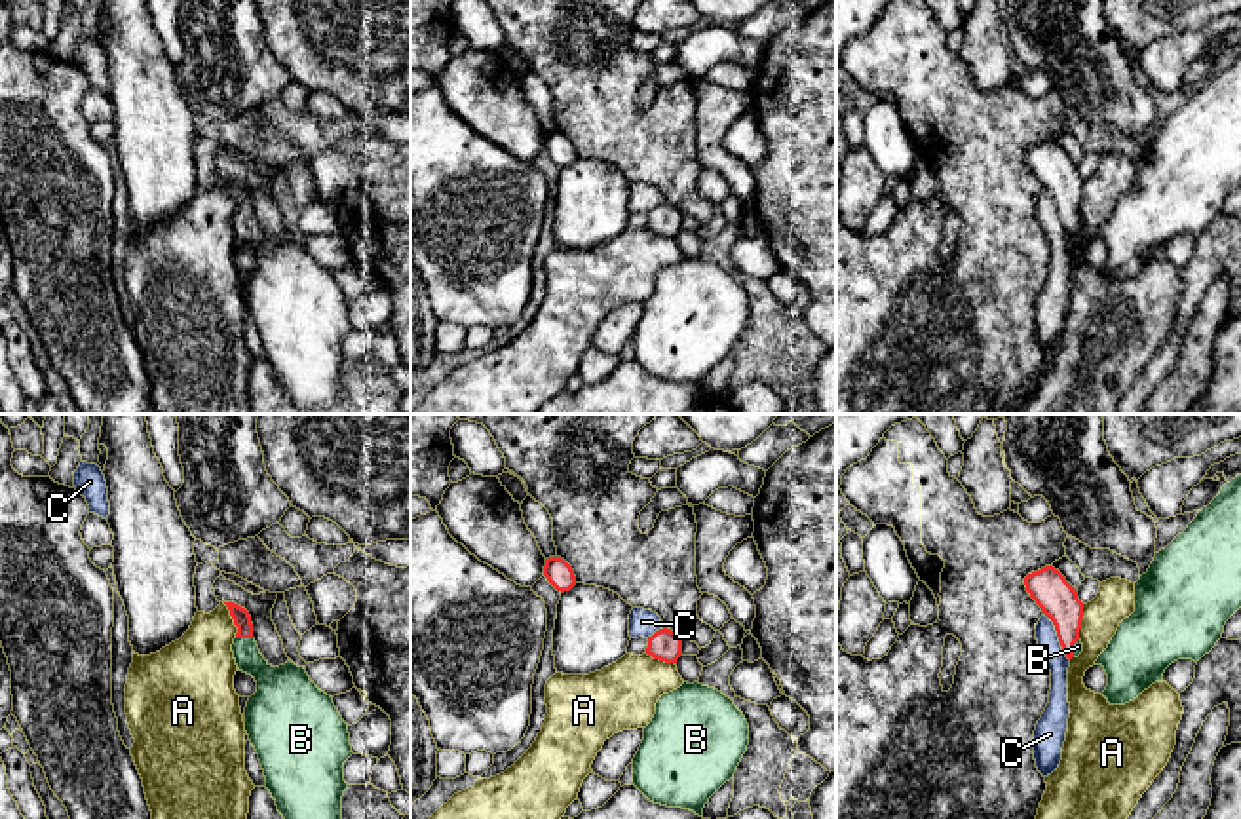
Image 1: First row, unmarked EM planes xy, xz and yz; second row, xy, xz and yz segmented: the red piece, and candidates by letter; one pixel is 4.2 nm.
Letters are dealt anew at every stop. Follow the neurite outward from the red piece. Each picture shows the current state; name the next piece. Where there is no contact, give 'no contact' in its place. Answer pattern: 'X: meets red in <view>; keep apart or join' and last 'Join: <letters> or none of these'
A: meets red in xy; keep apart
B: meets red in xy; join
C: meets red in yz; keep apart
Join: B

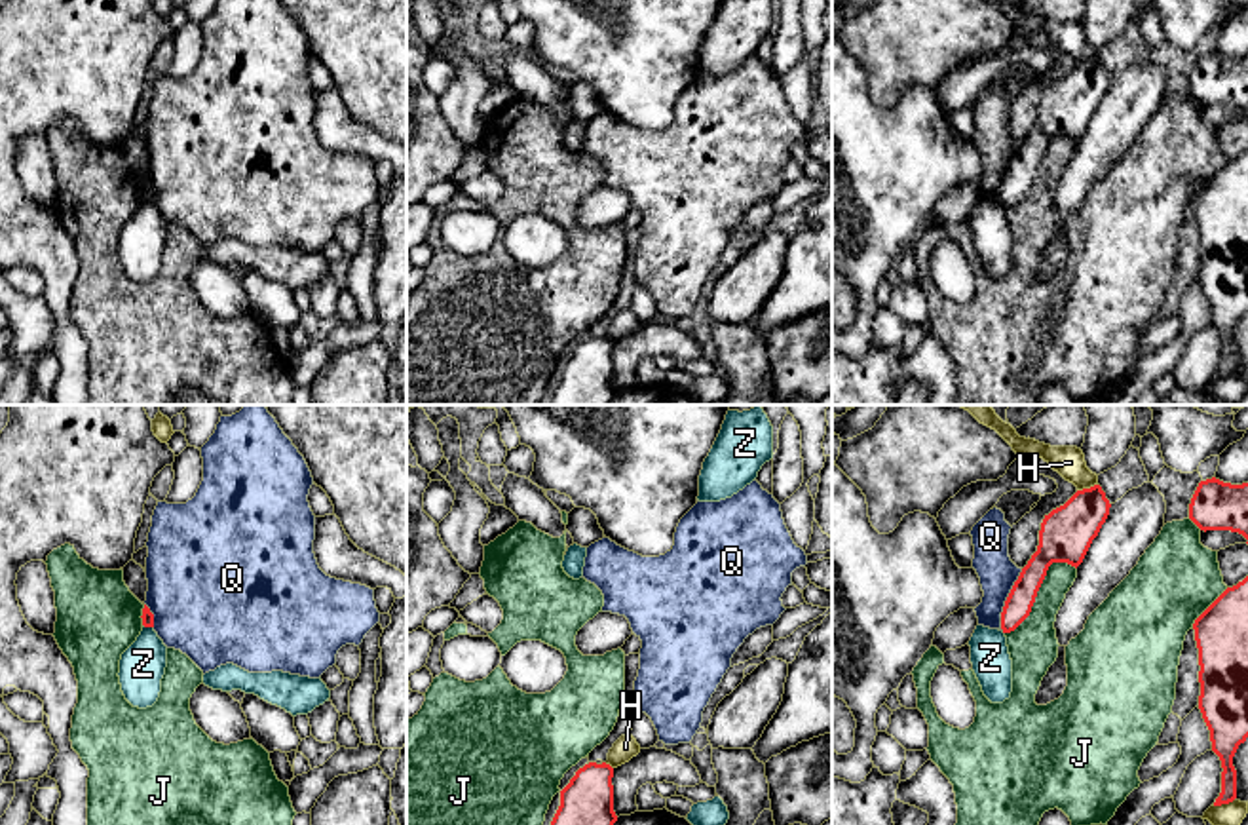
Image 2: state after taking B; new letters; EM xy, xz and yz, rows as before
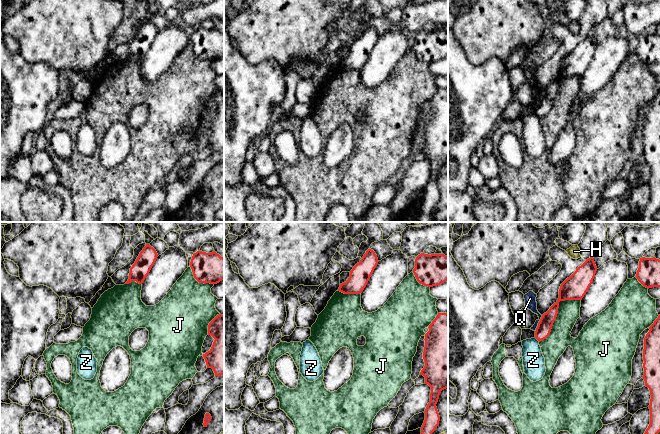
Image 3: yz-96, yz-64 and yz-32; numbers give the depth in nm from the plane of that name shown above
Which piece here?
H: meets red in yz; keep apart
J: meets red in yz; keep apart
Q: meets red in yz; keep apart
Z: meets red in xy; keep apart
Join: none of these

